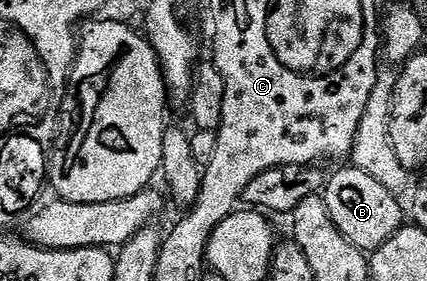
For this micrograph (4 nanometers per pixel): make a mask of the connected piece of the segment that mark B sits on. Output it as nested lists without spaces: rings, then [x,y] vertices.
[[[354,168],[339,170],[325,182],[325,197],[329,216],[357,249],[374,252],[390,240],[405,225],[405,206],[398,202],[396,191],[385,188],[365,172]]]

